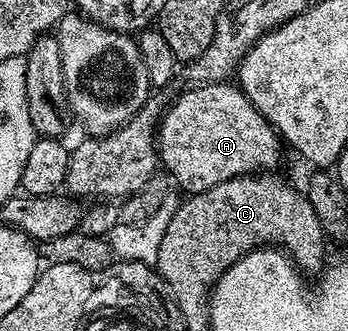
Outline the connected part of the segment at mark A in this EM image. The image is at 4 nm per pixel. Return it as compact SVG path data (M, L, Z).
M212 82L194 84L186 89L190 90L179 93L166 107L166 113L158 124L158 157L164 170L166 166L167 172L178 181L180 189L186 190L187 195L199 194L239 174L274 172L279 169L277 166L284 151L283 143L270 121L250 103L248 96L237 85Z

